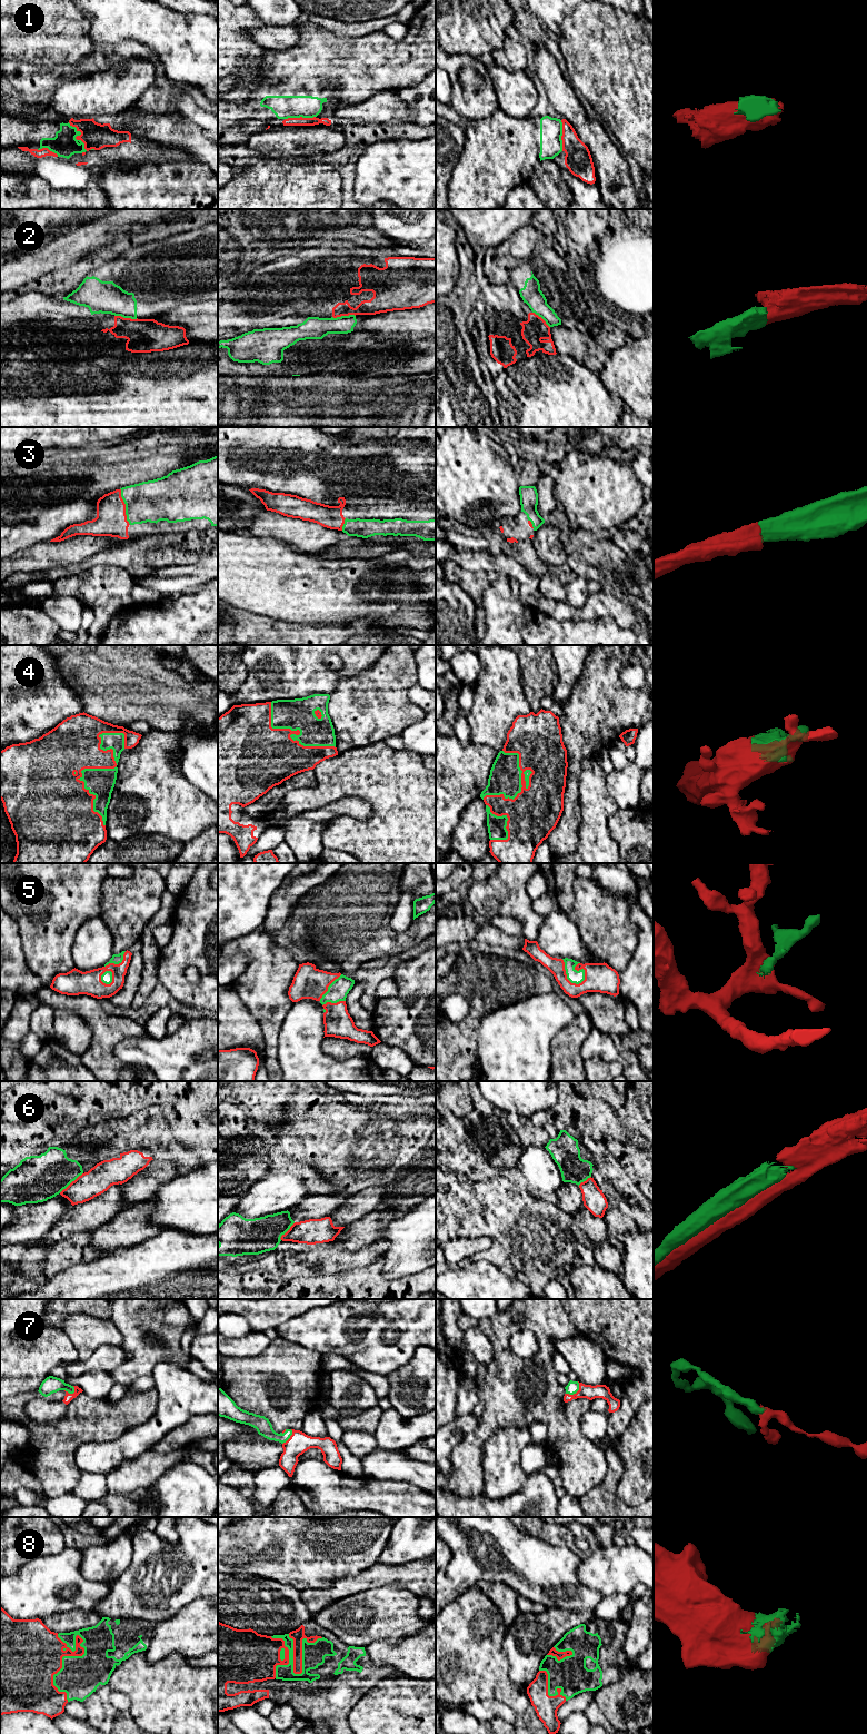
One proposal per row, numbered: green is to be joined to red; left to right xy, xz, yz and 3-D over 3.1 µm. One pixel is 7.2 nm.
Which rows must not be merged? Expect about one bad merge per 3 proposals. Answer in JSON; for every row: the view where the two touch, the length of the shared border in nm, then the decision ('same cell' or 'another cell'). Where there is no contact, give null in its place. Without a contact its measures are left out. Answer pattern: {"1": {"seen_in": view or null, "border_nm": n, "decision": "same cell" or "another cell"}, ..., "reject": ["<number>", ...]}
{"1": {"seen_in": "xy", "border_nm": 260, "decision": "another cell"}, "2": {"seen_in": "xz", "border_nm": 170, "decision": "another cell"}, "3": {"seen_in": "xy", "border_nm": 280, "decision": "same cell"}, "4": {"seen_in": "xy", "border_nm": 700, "decision": "same cell"}, "5": {"seen_in": "yz", "border_nm": 240, "decision": "same cell"}, "6": {"seen_in": "xy", "border_nm": 220, "decision": "another cell"}, "7": {"seen_in": "yz", "border_nm": 130, "decision": "same cell"}, "8": {"seen_in": "xy", "border_nm": 500, "decision": "same cell"}, "reject": ["1", "2", "6"]}

